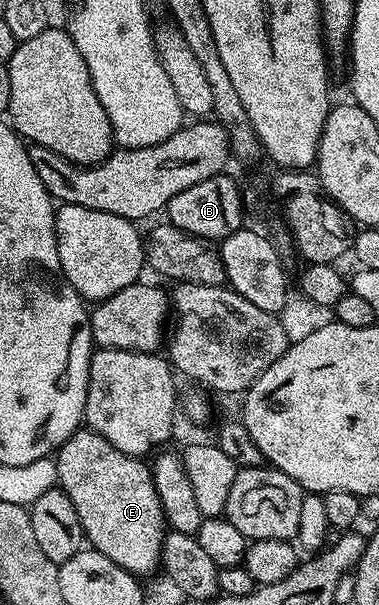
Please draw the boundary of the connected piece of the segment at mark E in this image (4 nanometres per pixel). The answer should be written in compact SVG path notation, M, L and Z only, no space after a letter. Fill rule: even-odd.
M87 426L73 434L58 449L54 459L59 491L74 502L85 541L137 578L157 571L166 525L158 490L154 490L151 467L139 456L122 454L118 446L110 446L102 434Z

